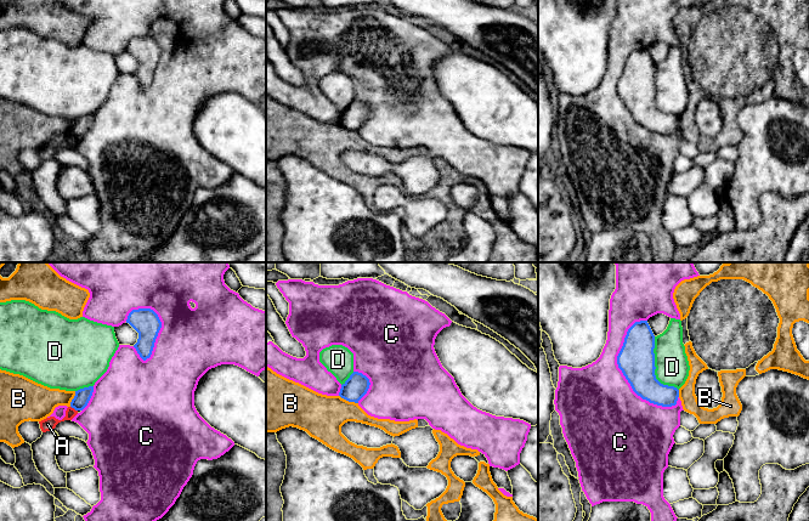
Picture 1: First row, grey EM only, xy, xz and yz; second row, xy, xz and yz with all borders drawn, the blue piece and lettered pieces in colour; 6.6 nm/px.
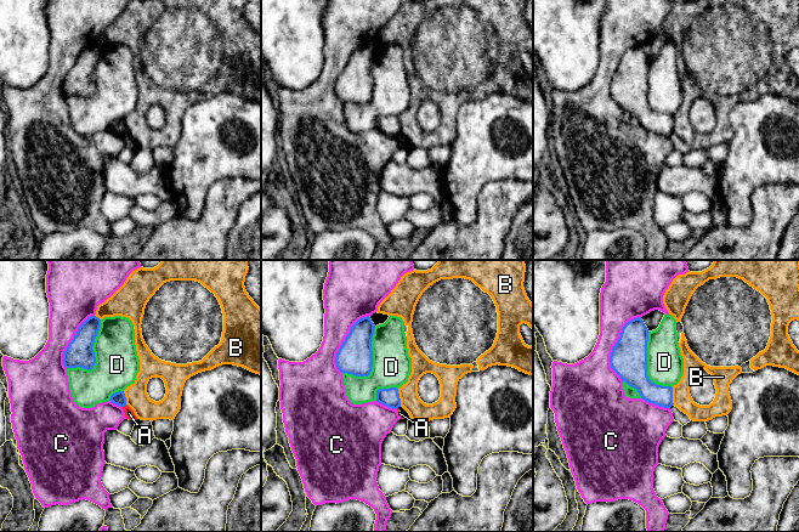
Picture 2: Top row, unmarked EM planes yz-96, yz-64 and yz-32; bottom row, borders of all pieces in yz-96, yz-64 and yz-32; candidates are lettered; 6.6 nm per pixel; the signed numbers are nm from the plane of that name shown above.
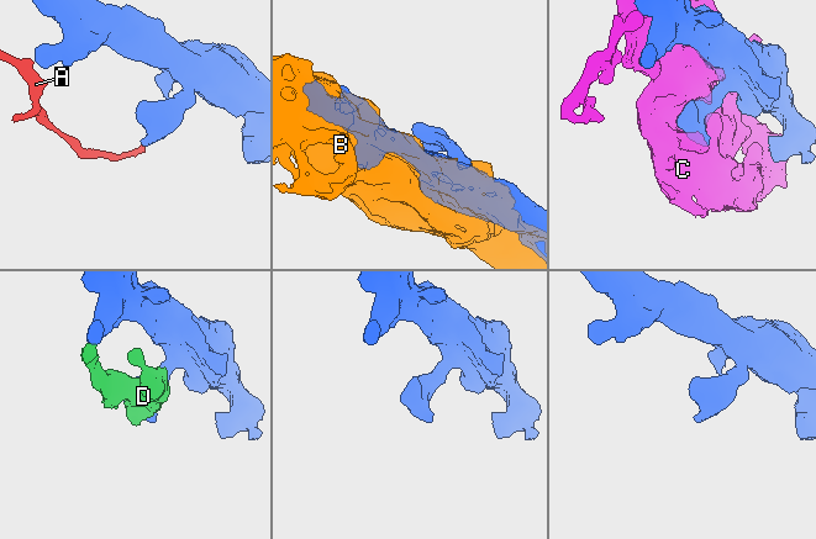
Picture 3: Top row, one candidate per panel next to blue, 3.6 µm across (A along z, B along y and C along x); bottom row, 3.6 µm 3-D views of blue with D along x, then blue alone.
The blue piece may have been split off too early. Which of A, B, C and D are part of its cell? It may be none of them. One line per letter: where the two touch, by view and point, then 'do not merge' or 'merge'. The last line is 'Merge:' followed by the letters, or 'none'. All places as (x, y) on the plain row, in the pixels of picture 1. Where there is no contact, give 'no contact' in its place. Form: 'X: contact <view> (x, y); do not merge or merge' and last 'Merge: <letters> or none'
A: contact xy (74, 136); do not merge
B: contact xz (349, 129); do not merge
C: contact yz (620, 96); do not merge
D: contact yz (655, 96); do not merge
Merge: none

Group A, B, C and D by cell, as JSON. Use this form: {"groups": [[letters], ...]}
{"groups": [["A"], ["B"], ["C", "D"]]}

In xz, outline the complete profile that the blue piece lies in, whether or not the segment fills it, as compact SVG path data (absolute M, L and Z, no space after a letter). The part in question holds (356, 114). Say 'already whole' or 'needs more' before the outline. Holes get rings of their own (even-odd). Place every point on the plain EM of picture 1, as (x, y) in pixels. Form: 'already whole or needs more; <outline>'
already whole; M353 100L341 113L339 124L349 130L358 131L369 117L369 107L362 101Z

